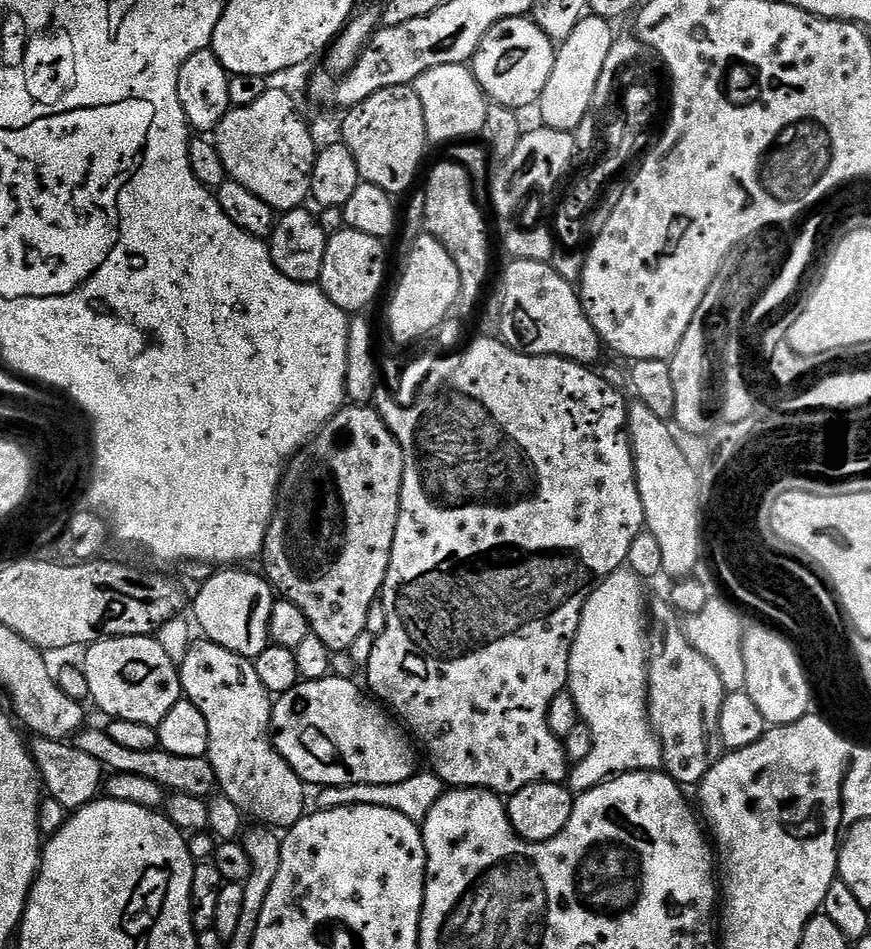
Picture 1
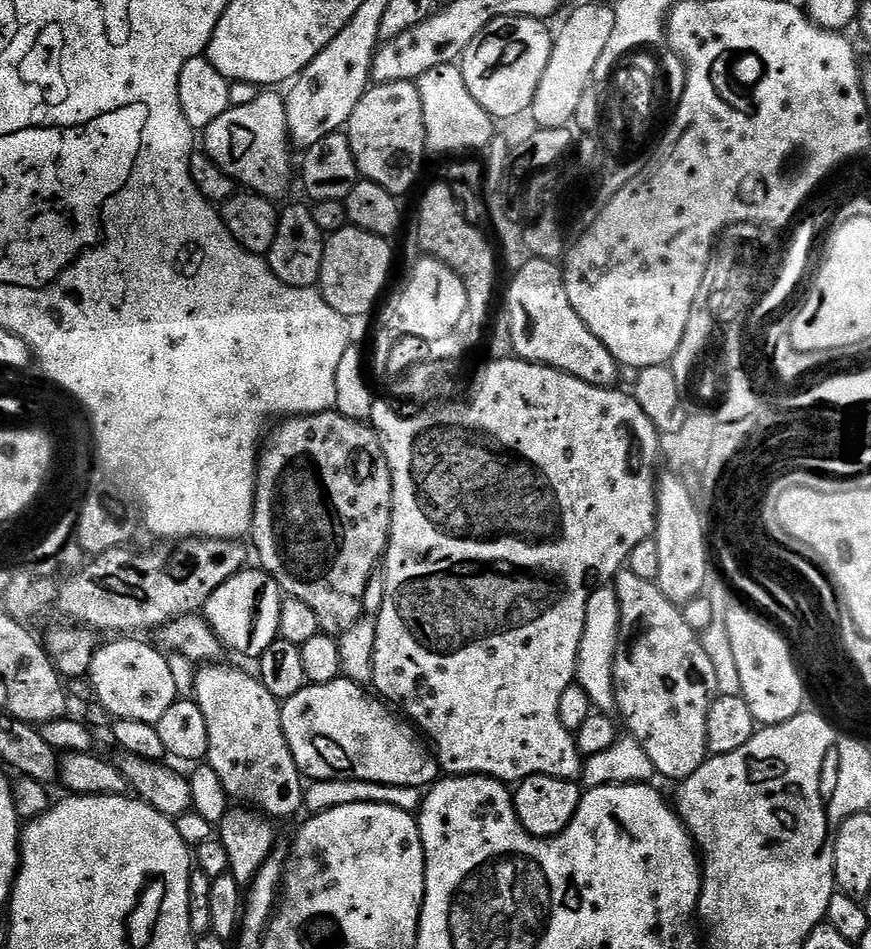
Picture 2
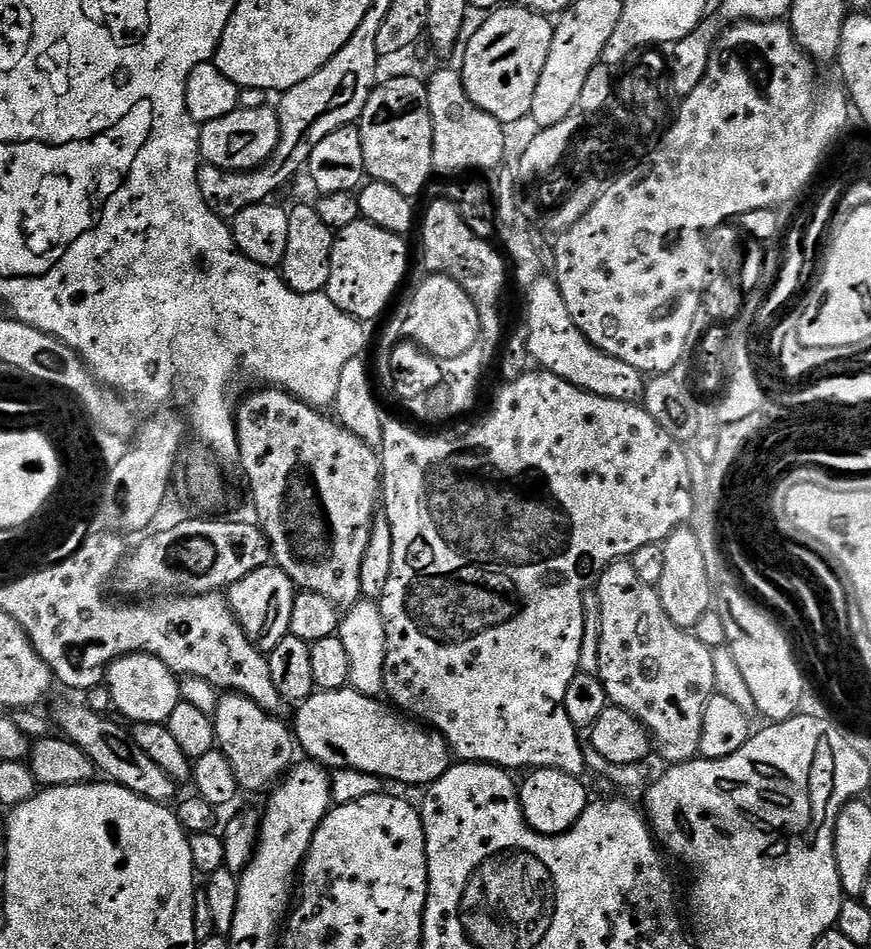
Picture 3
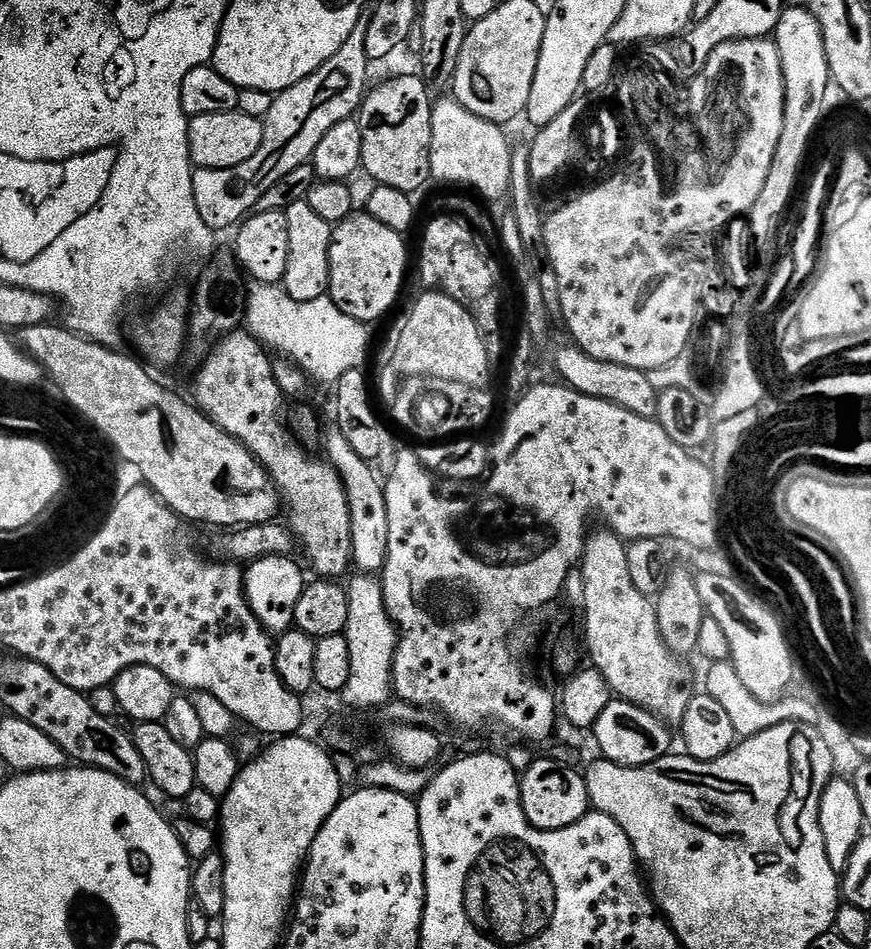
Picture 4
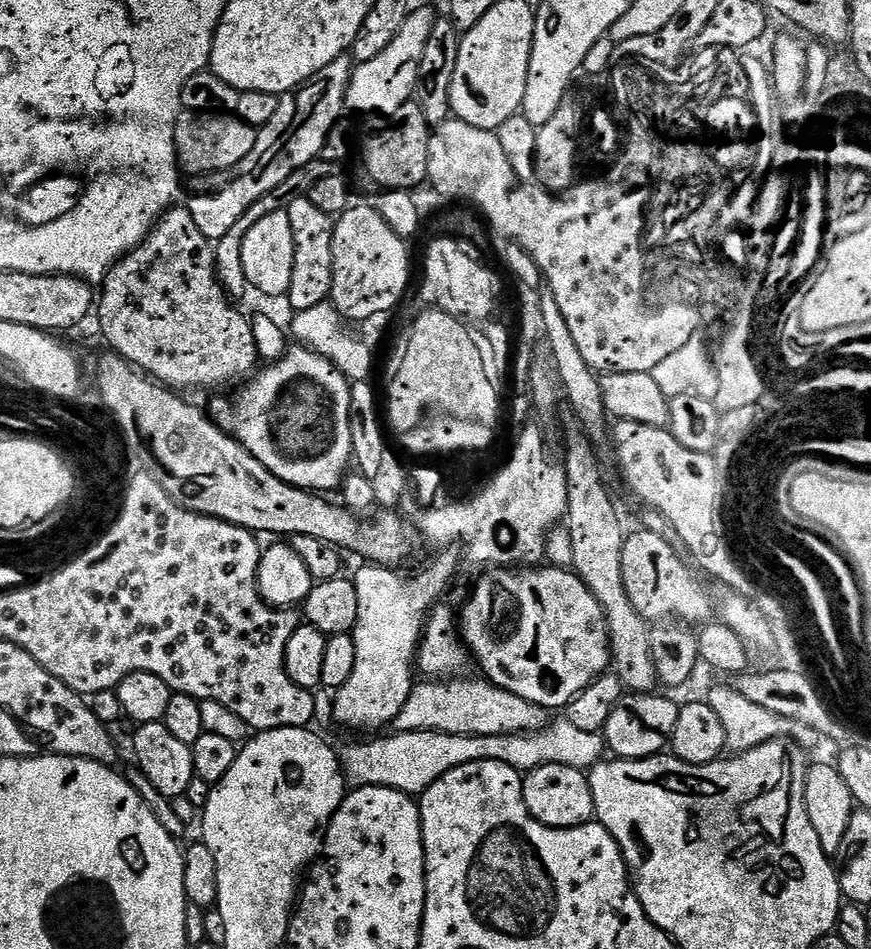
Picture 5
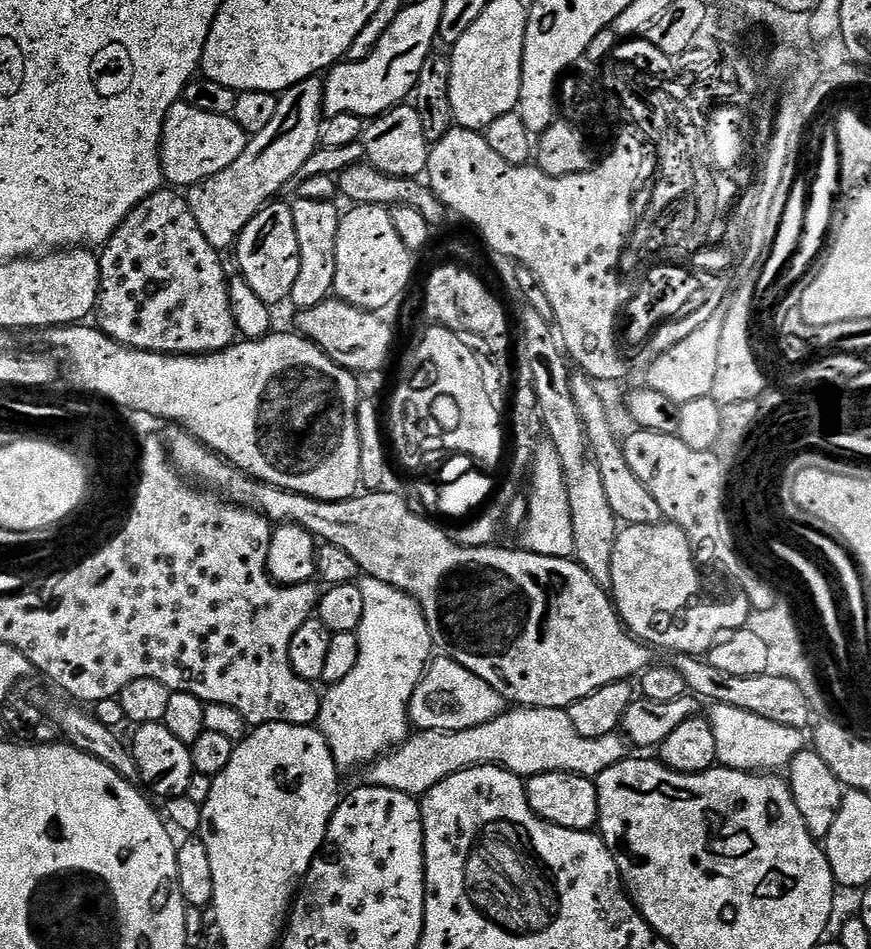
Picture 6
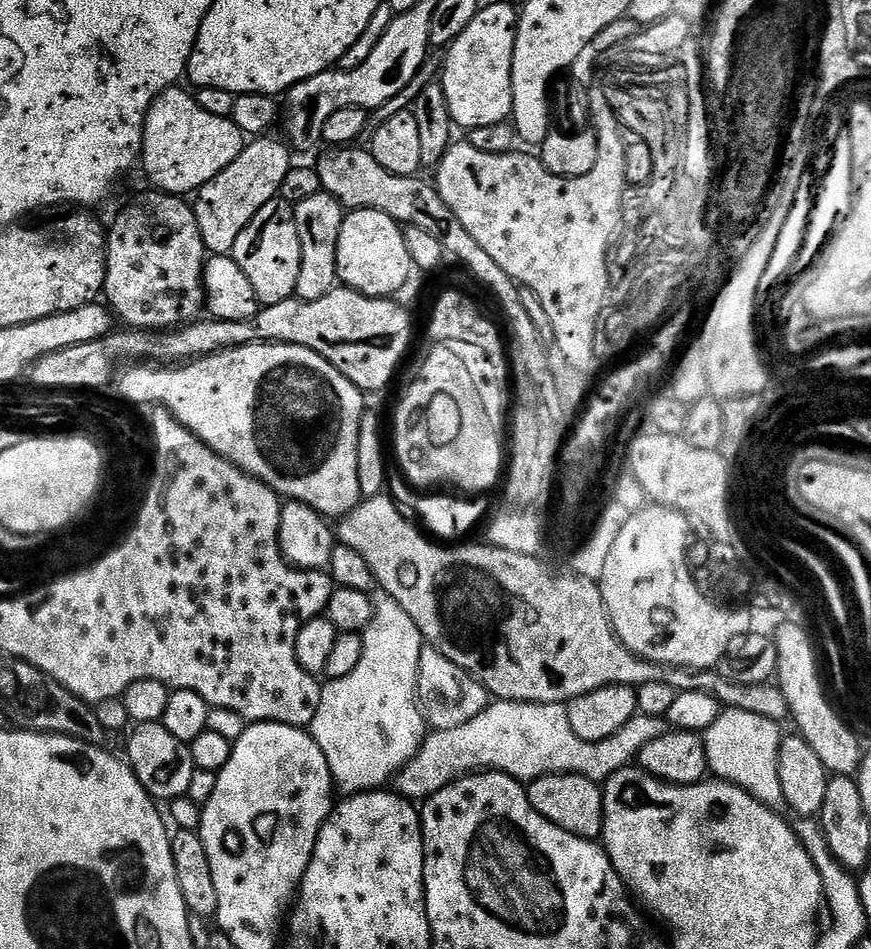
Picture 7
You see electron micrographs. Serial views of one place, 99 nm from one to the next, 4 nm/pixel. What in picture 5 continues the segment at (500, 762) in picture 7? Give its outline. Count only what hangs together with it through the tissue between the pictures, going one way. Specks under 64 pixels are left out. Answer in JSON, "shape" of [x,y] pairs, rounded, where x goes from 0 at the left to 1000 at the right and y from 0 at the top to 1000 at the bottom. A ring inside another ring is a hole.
{"shape":[[[651,757],[635,758],[620,771],[592,774],[544,776],[512,771],[457,771],[450,776],[436,773],[424,784],[400,784],[389,789],[390,810],[401,831],[447,830],[465,835],[467,839],[481,840],[498,824],[503,824],[517,811],[535,807],[540,803],[566,801],[605,816],[628,805],[644,805],[667,811],[677,811],[696,797],[693,777],[687,771],[664,769]]]}

